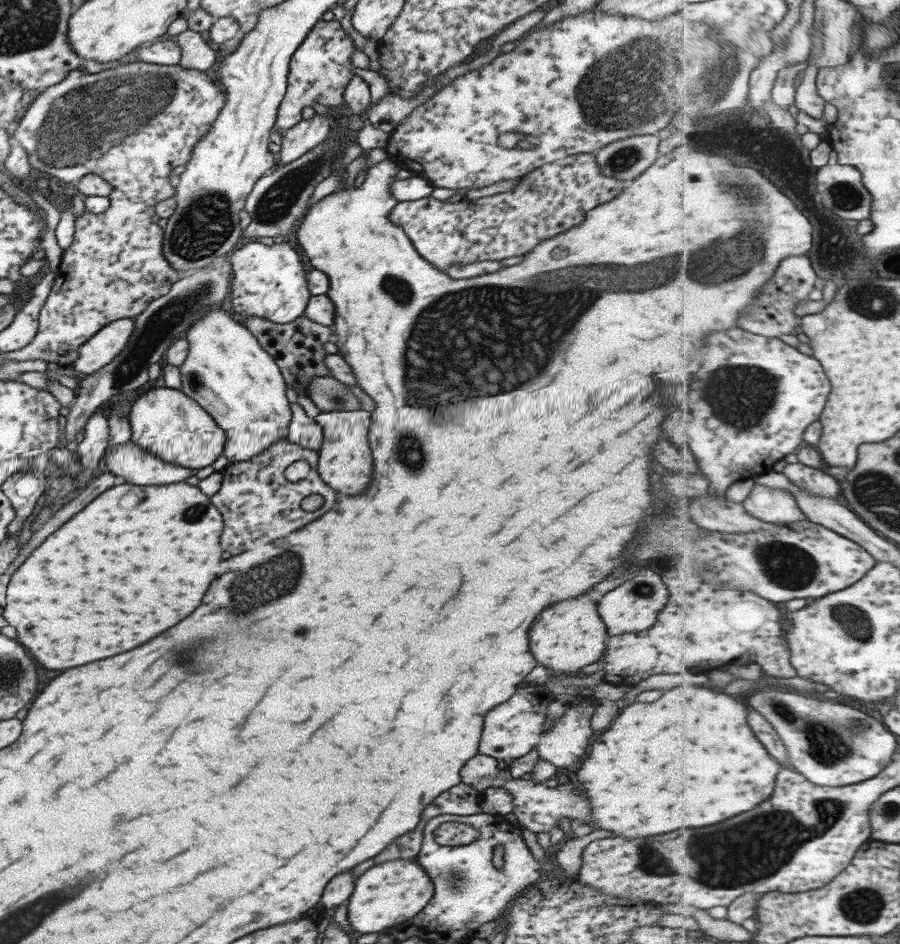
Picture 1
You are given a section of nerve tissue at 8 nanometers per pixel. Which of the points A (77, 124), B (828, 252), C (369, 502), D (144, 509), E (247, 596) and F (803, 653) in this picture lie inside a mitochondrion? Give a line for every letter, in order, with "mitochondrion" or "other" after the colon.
A: mitochondrion
B: other
C: other
D: other
E: mitochondrion
F: other

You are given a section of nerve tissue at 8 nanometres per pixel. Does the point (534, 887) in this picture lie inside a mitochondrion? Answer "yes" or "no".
no

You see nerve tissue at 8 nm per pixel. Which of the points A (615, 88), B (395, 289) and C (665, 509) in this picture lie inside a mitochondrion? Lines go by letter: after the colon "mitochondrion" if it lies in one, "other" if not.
A: mitochondrion
B: mitochondrion
C: other

